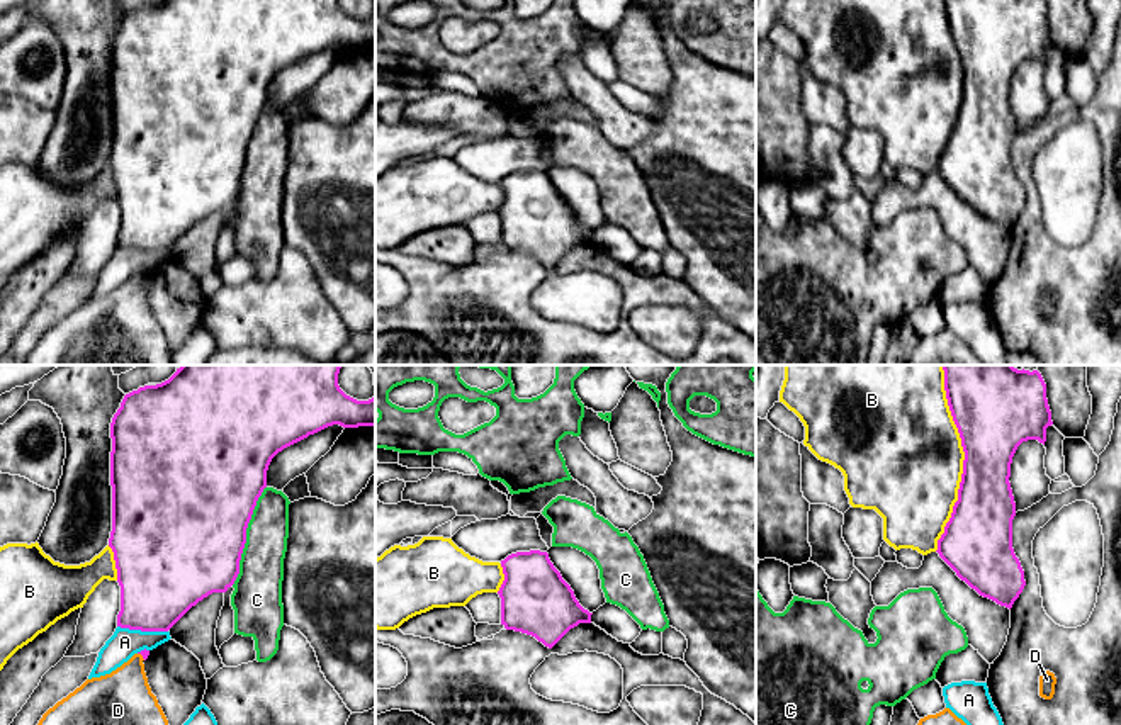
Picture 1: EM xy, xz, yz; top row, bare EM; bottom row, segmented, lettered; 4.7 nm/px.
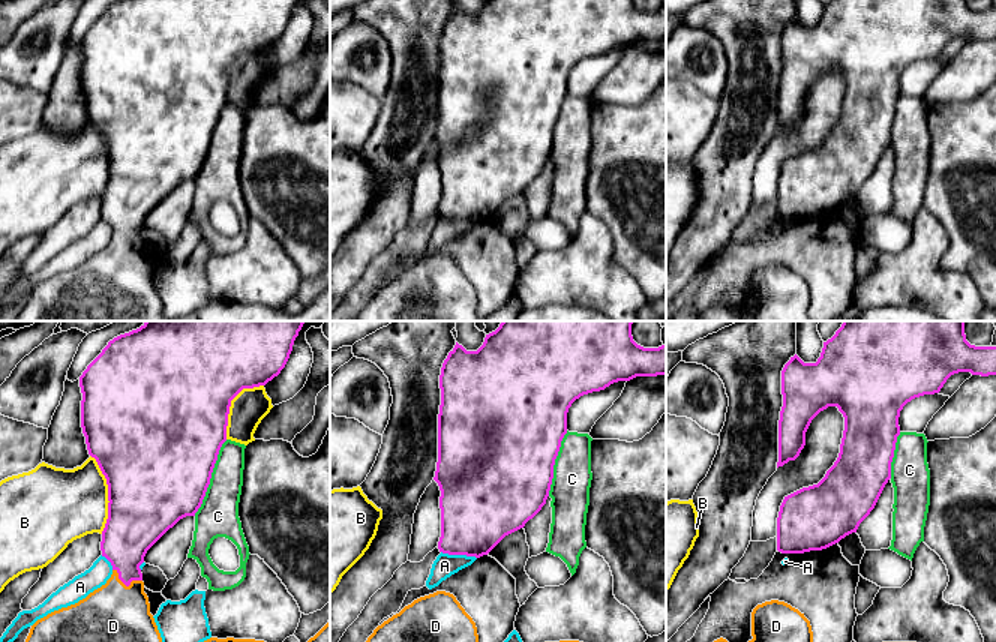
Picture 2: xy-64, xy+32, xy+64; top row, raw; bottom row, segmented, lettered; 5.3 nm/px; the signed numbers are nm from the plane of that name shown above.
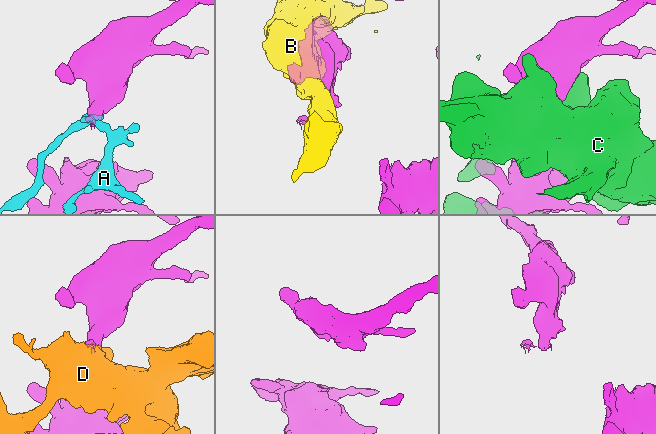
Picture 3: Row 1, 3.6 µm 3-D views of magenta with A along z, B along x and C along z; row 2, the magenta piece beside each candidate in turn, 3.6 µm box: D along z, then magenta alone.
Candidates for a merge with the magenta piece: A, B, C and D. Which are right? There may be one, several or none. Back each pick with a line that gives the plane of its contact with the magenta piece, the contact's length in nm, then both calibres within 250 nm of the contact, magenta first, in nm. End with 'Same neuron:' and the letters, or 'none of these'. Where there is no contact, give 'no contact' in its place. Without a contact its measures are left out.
D: xy | 50 nm | 40/260 nm
Same neuron: D

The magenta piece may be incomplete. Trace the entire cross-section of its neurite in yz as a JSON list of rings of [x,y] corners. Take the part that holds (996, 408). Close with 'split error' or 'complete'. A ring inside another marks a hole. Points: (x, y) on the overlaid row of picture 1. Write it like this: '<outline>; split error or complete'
[[[943,365],[943,370],[965,460],[958,501],[936,552],[980,596],[1011,610],[1026,586],[1012,548],[1016,503],[1009,482],[1011,464],[1022,441],[1046,441],[1046,428],[1053,424],[1046,384],[1038,370],[1017,370],[1012,365]]]; complete

